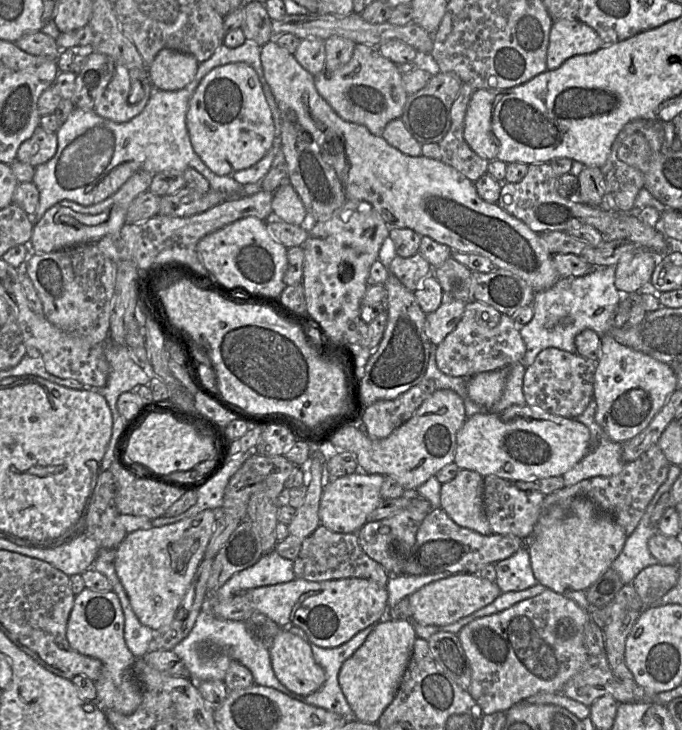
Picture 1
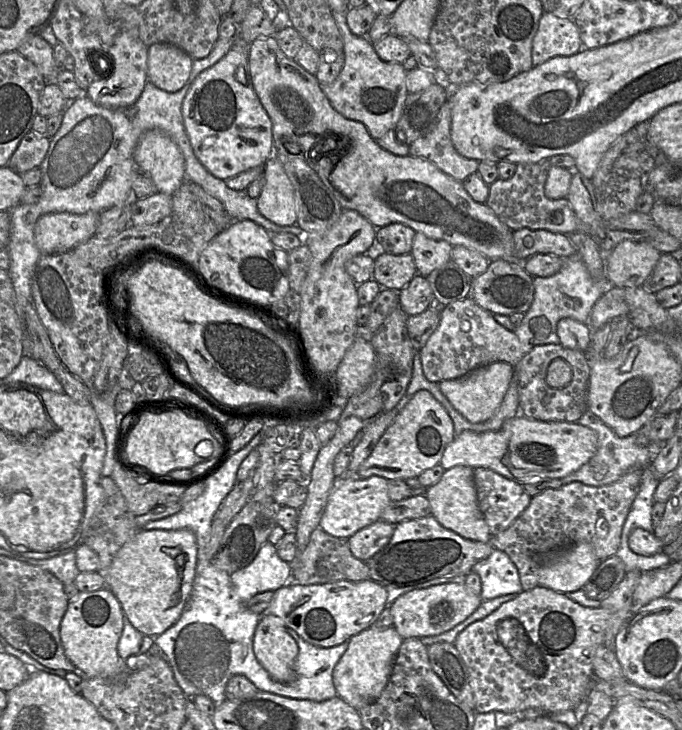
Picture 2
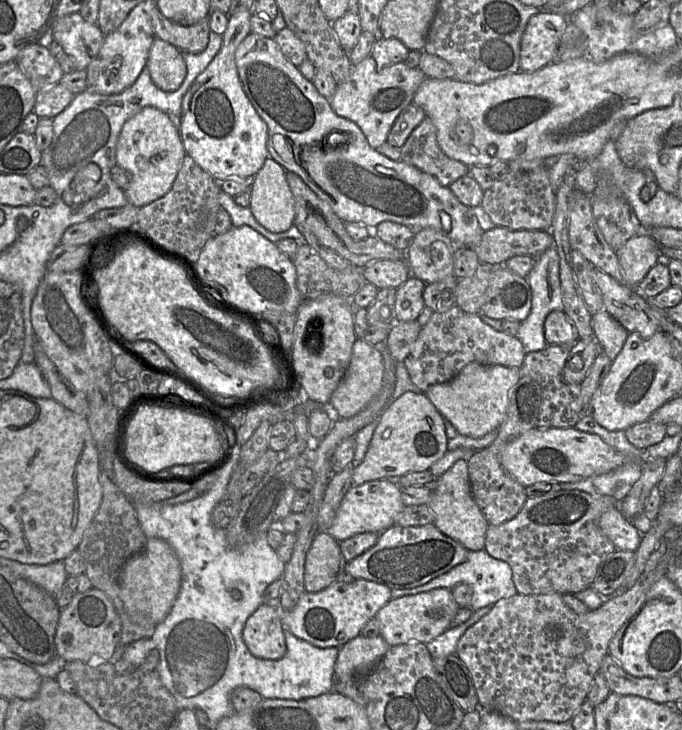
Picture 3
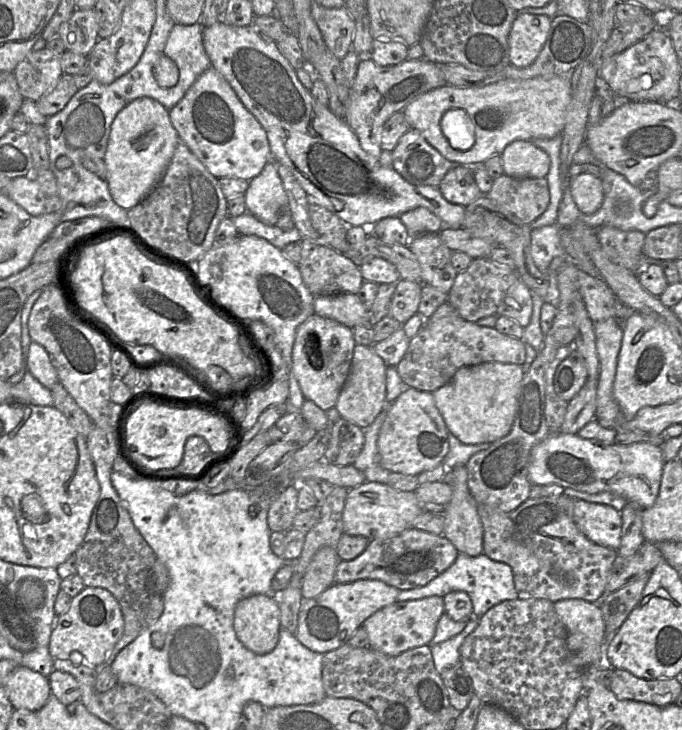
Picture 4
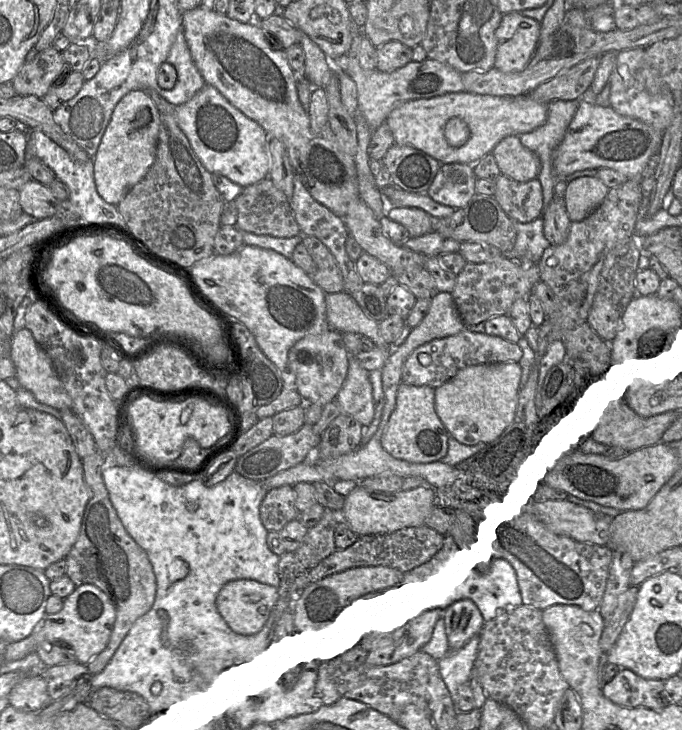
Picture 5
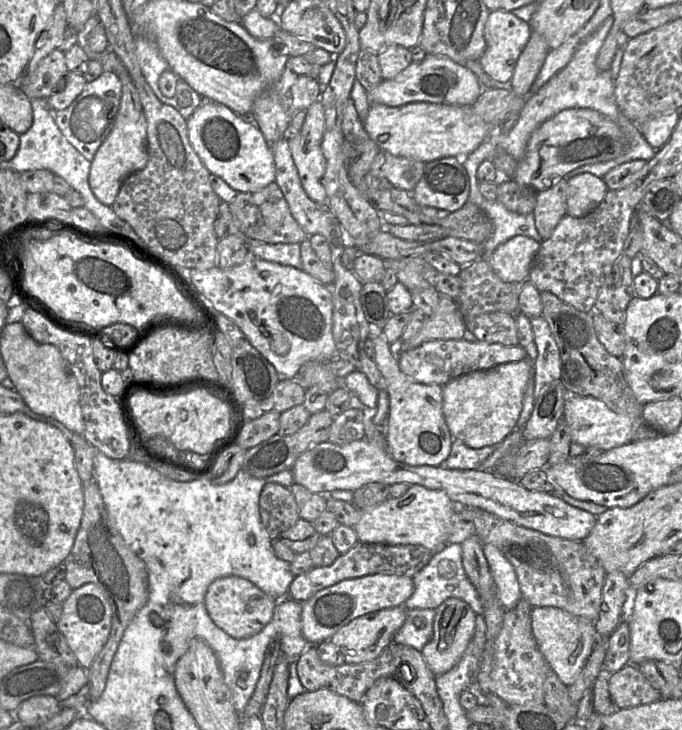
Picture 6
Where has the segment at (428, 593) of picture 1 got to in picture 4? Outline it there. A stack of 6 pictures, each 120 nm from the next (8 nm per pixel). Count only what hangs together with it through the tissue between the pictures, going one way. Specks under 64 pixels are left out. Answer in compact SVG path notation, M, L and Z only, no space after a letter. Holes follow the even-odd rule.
M430 596L417 600L396 601L376 611L361 626L368 634L370 648L388 656L398 656L409 649L429 645L443 614L443 597Z

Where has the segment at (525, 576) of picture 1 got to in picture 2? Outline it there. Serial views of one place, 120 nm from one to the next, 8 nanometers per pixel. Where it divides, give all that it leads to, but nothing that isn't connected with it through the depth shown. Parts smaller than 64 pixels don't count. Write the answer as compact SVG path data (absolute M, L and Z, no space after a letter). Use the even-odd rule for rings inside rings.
M494 549L489 557L476 563L471 572L481 579L483 601L524 591L517 567L503 551Z

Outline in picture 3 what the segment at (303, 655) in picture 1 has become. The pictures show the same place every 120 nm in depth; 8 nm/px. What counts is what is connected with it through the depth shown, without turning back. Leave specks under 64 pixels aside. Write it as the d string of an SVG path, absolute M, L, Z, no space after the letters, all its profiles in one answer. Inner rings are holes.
M262 603L245 622L242 638L253 656L267 660L282 658L287 646L276 604Z

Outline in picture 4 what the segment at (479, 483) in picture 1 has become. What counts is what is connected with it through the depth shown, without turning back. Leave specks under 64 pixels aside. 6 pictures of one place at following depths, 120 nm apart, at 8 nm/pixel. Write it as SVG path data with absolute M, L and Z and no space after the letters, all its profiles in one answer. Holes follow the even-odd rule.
M465 465L448 470L448 483L452 487L452 498L443 513L443 536L459 553L476 557L483 553L483 525L467 485Z

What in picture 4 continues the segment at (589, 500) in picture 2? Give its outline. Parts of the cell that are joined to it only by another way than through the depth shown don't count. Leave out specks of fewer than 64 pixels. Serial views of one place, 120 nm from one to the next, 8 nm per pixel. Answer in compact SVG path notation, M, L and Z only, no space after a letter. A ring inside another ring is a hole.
M563 494L528 498L510 512L477 504L477 511L483 525L483 554L494 561L507 563L511 567L519 599L547 599L557 602L561 599L577 598L593 603L606 593L605 586L617 551L594 543L578 529L573 519L574 500L579 499Z

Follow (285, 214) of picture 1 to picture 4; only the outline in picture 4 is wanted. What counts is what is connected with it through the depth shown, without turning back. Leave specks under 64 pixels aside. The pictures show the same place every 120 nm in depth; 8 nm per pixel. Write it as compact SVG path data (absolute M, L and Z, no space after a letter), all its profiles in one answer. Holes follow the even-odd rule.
M269 161L262 172L249 181L244 196L248 213L266 225L275 225L279 216L288 210L288 197L276 162Z

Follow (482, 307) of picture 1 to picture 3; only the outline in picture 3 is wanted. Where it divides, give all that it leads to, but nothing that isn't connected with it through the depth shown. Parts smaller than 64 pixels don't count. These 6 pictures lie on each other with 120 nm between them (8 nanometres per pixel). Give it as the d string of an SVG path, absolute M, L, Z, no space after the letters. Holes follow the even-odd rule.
M454 305L444 312L435 312L430 320L422 326L419 335L413 344L410 353L404 359L403 364L407 369L411 381L425 393L431 386L443 384L451 381L471 362L479 364L499 364L508 367L521 367L525 358L521 341L516 337L497 331L488 324L484 323L479 314L471 314L462 311Z

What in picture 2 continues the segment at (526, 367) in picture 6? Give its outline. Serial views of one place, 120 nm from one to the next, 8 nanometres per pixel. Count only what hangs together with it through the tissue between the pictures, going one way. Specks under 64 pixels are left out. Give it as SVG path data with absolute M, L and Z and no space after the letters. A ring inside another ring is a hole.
M495 362L479 367L466 375L438 383L442 394L470 423L482 423L490 419L500 407L514 377L515 367L507 362Z

